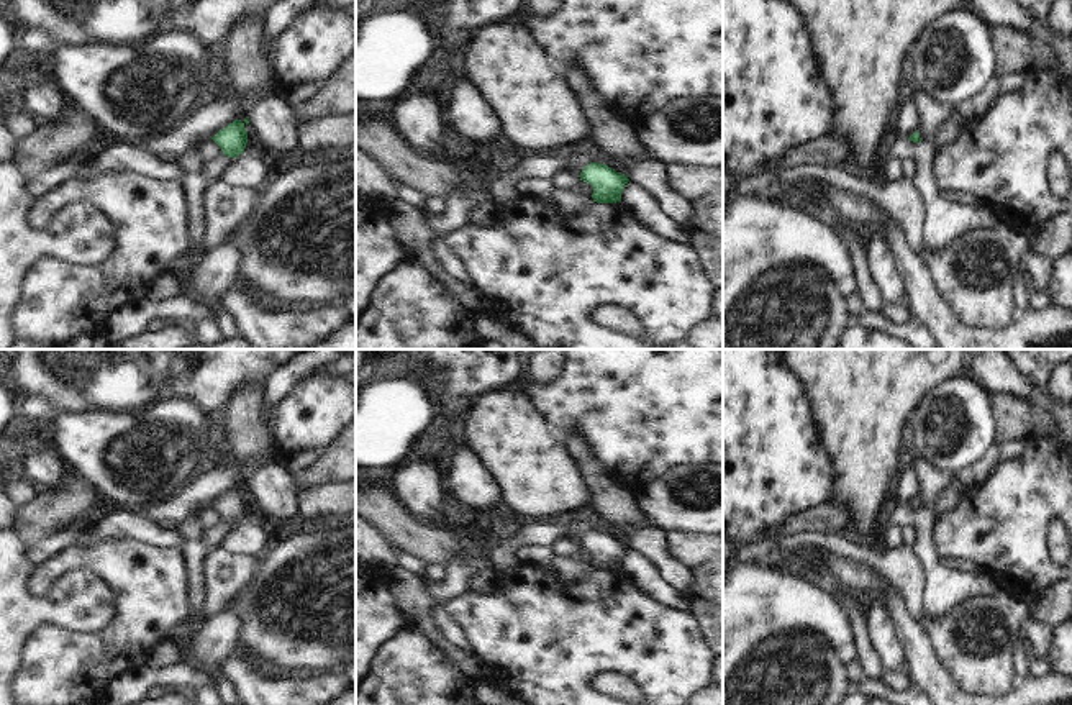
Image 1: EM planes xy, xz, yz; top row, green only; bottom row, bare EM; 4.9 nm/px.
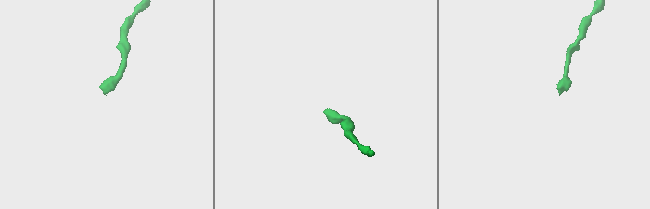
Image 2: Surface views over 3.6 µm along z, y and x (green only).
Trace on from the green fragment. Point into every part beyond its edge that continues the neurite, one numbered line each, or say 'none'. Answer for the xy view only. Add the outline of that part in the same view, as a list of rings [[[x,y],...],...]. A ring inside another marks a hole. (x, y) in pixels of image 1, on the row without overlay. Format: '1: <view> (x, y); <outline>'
1: xy (210, 538); [[[225,521],[218,523],[216,526],[211,526],[211,528],[205,528],[203,533],[202,533],[202,544],[207,548],[207,549],[215,549],[220,546],[220,541],[223,539],[223,536],[226,533],[229,533],[233,528],[233,525],[228,525]]]

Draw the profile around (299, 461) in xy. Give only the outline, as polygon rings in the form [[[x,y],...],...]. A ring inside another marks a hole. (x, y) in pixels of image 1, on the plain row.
[[[311,449],[277,453],[272,461],[285,467],[288,472],[298,474],[315,466],[318,462],[318,454]]]

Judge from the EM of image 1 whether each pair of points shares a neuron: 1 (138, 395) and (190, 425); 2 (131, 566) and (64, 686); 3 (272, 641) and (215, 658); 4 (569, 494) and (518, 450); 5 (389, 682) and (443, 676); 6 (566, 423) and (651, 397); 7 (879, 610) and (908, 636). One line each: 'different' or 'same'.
1: different
2: same
3: different
4: same
5: same
6: same
7: different

